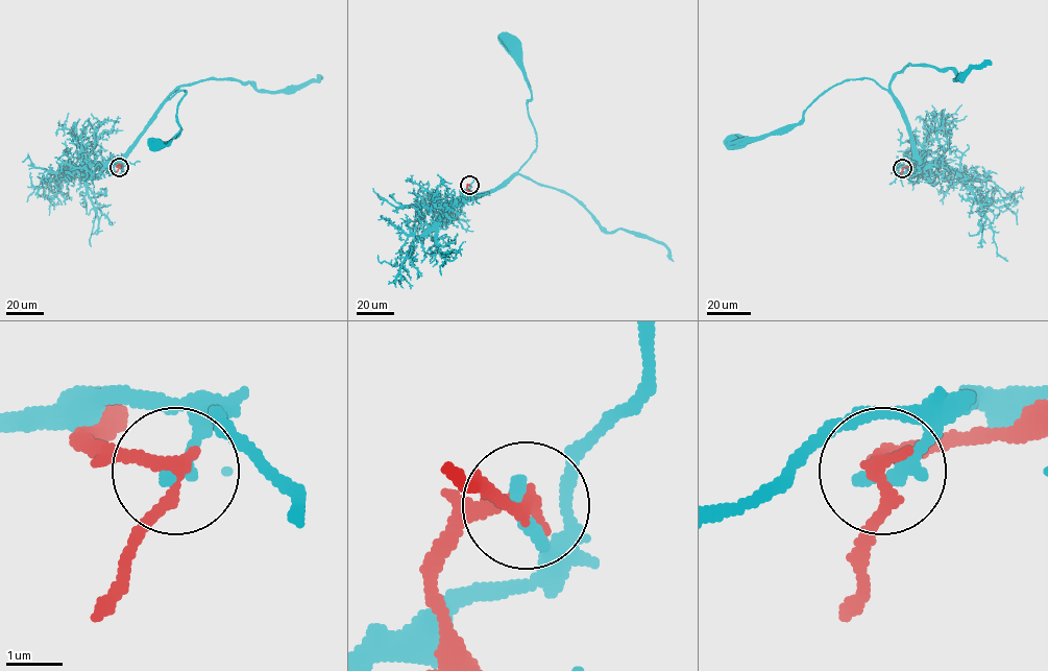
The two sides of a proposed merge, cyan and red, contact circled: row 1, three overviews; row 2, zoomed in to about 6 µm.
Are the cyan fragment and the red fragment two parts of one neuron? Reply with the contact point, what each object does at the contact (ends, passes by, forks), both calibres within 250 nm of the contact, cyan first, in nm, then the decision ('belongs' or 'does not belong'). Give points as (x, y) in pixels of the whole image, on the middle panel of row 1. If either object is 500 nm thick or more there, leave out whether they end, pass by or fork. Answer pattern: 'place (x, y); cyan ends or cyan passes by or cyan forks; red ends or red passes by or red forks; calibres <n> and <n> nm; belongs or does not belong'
place (469, 185); cyan ends; red passes by; calibres 300 and 240 nm; does not belong

